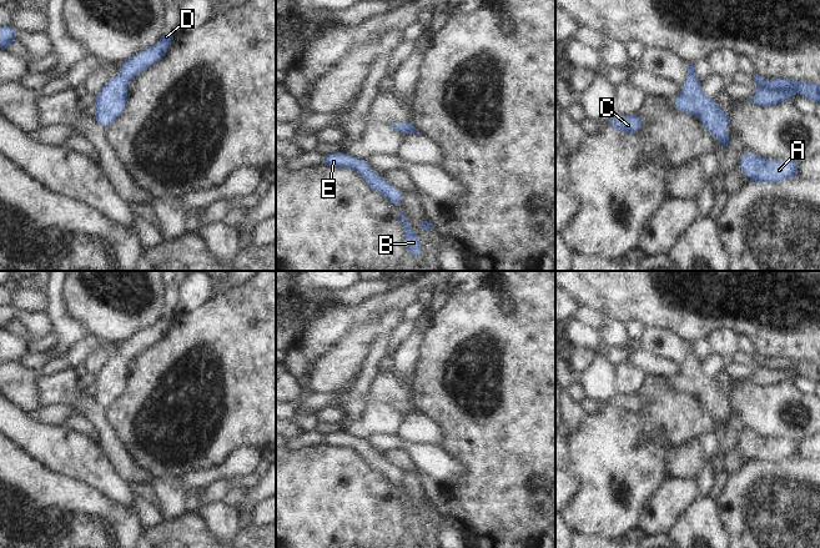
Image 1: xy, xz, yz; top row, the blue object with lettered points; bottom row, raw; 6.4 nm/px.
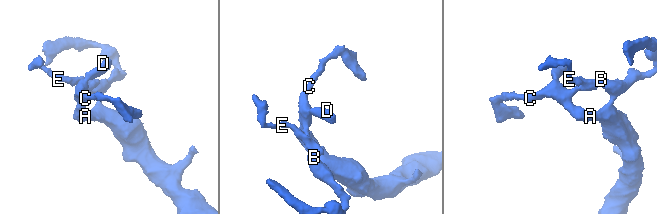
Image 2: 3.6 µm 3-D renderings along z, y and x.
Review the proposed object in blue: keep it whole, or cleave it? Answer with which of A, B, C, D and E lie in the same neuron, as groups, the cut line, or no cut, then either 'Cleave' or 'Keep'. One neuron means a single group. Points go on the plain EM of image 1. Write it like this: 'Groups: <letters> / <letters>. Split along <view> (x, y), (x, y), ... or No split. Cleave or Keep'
Groups: A B C D E. No split. Keep

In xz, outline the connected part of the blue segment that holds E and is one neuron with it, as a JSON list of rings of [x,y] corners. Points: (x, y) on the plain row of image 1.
[[[333,432],[322,436],[325,446],[333,448],[351,448],[359,453],[366,464],[379,473],[382,473],[394,487],[398,487],[403,471],[392,466],[384,457],[379,456],[366,439],[356,438],[344,432]]]

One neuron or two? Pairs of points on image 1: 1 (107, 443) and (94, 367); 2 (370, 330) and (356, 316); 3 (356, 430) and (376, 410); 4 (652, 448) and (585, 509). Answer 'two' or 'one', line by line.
1: two
2: two
3: one
4: one

